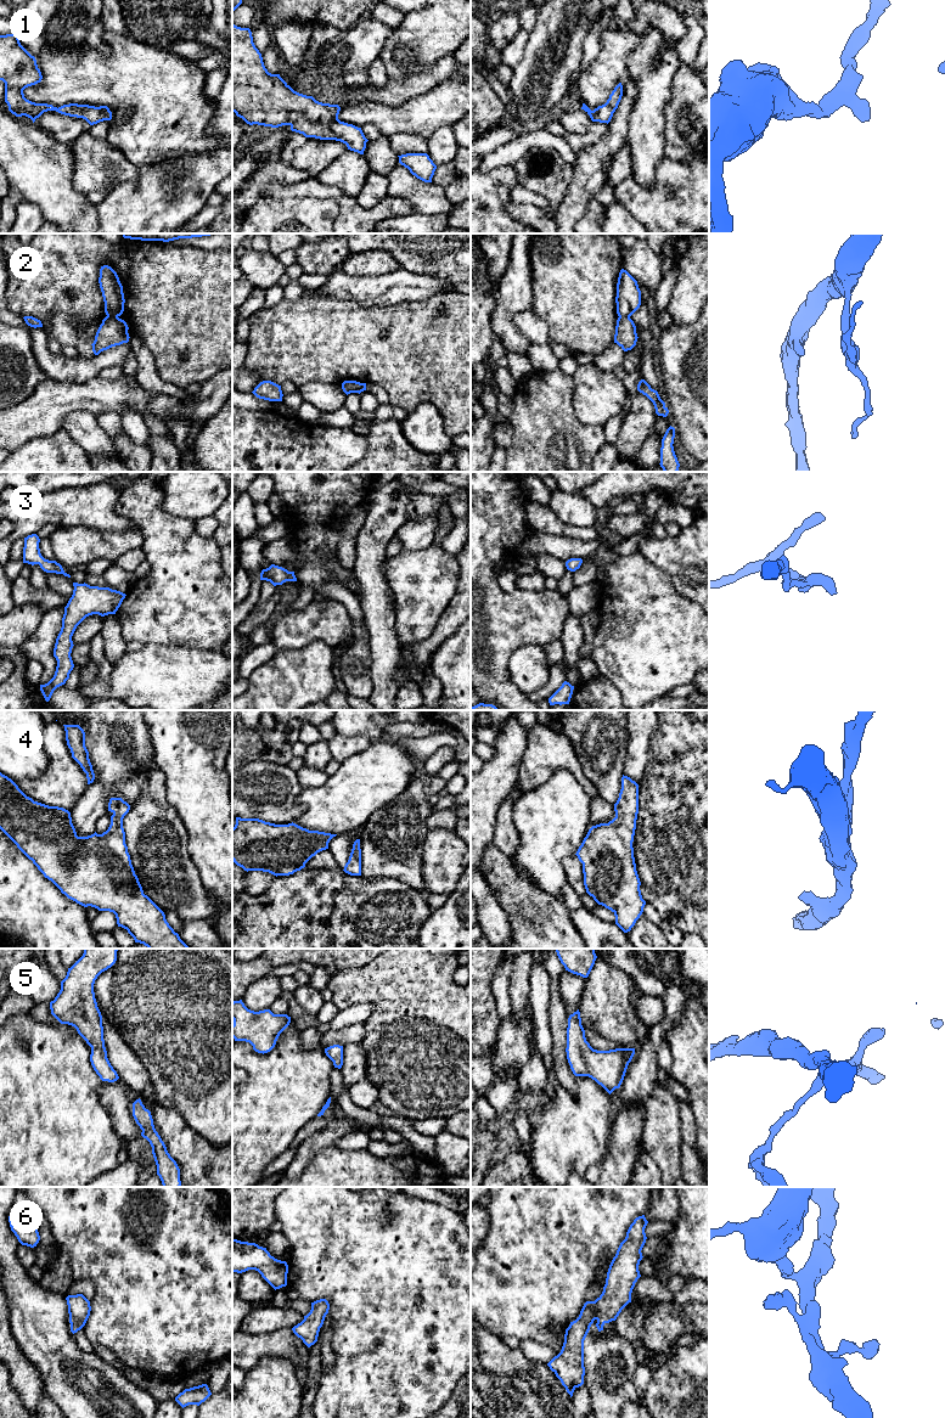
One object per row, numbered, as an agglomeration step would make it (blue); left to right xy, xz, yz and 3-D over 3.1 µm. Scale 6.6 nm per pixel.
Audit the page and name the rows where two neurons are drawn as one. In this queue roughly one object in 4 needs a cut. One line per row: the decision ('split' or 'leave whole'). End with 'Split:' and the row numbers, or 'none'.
1: leave whole
2: split
3: leave whole
4: leave whole
5: leave whole
6: leave whole
Split: 2

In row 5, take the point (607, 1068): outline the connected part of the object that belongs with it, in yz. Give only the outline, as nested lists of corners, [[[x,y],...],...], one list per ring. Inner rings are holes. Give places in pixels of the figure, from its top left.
[[[578,1009],[568,1018],[566,1052],[575,1076],[591,1077],[611,1095],[620,1087],[635,1048],[594,1050],[586,1041]]]

